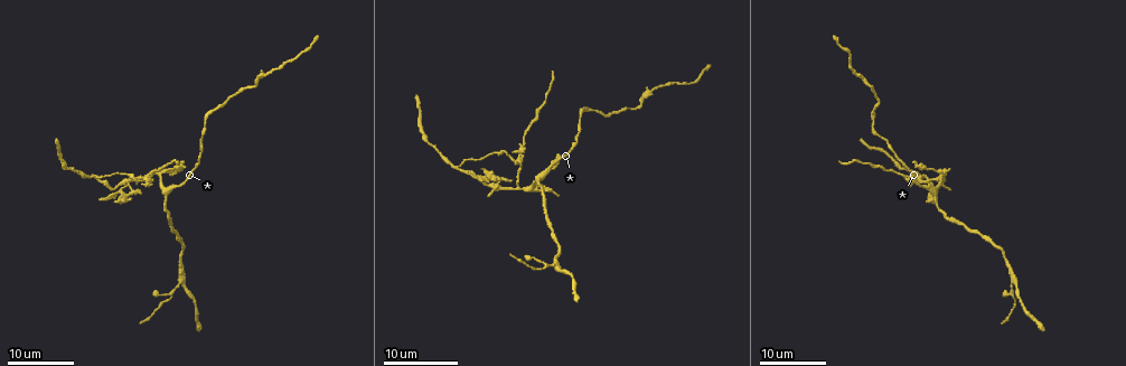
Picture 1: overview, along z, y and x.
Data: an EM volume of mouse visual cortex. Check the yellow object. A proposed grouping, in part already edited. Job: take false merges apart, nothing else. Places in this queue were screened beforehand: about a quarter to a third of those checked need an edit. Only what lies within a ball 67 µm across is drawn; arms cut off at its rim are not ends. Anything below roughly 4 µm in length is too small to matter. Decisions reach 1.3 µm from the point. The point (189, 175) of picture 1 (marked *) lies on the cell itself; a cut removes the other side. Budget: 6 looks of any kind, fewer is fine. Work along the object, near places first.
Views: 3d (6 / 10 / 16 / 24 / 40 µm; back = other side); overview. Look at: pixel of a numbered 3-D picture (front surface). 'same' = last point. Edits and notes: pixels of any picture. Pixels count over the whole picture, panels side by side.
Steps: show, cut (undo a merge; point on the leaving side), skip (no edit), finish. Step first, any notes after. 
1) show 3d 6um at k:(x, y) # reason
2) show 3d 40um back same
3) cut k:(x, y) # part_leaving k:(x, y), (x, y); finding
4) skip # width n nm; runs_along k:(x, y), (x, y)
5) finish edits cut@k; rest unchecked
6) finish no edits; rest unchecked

show 3d 24um at 1:(917, 177) # four or more arms meet

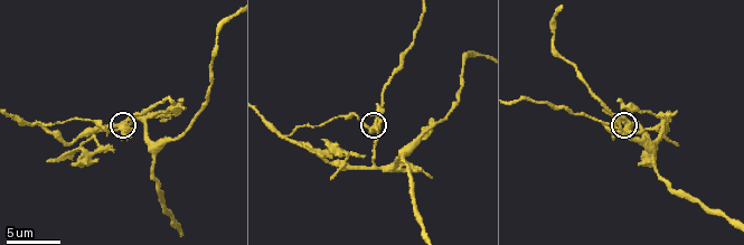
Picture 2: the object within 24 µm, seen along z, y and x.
show 3d 6um at 2:(375, 126) # closer look

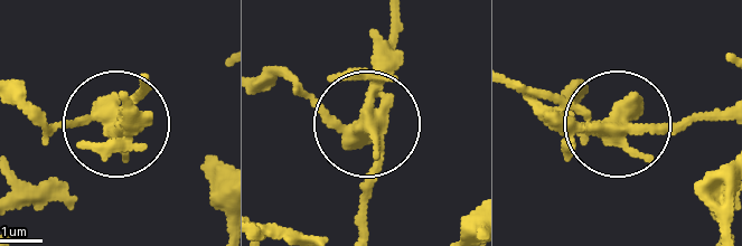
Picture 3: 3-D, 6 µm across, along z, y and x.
cut 3:(147, 113) # part_leaving 3:(609, 126), (547, 123), (516, 94); a second cell is stuck on

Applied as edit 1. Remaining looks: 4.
show overview

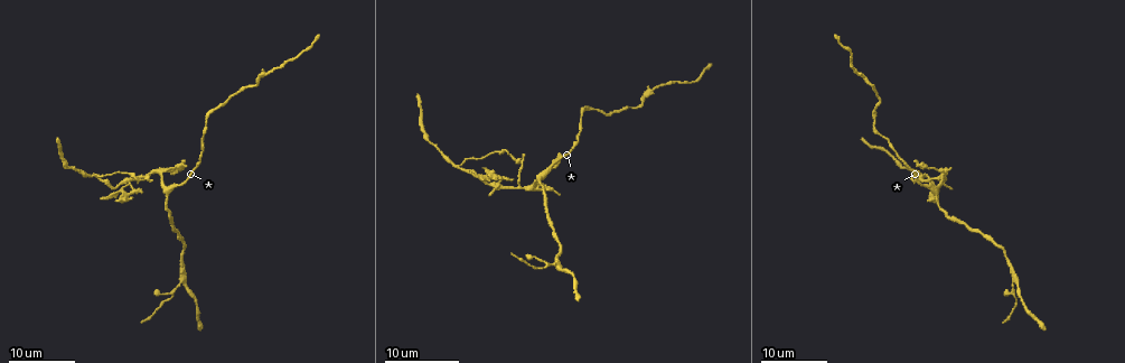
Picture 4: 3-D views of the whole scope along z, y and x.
show 3d 24um at 4:(129, 185) # four or more arms meet

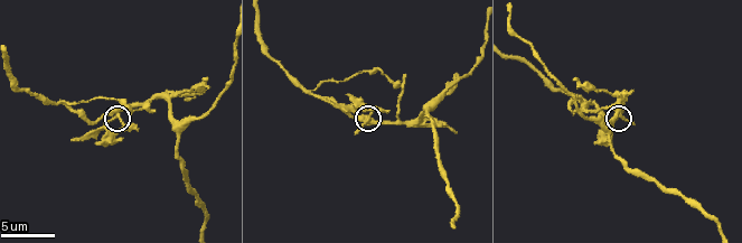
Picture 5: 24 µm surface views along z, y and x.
show 3d 10um at 5:(117, 117)

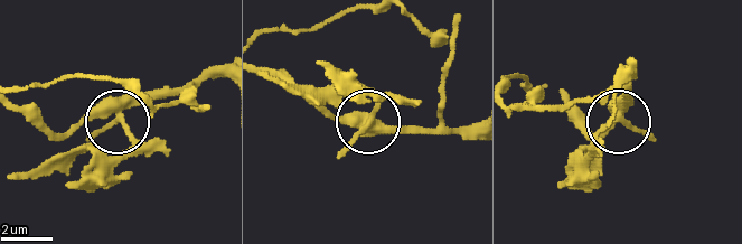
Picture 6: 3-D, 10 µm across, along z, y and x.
cut 6:(135, 140) # side_arm 7 um; part_leaving 6:(118, 115), (129, 144), (118, 156), (66, 151), (11, 175); a second cell is stuck on

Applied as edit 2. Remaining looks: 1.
finish edits cut@3, cut@6; rest unchecked

